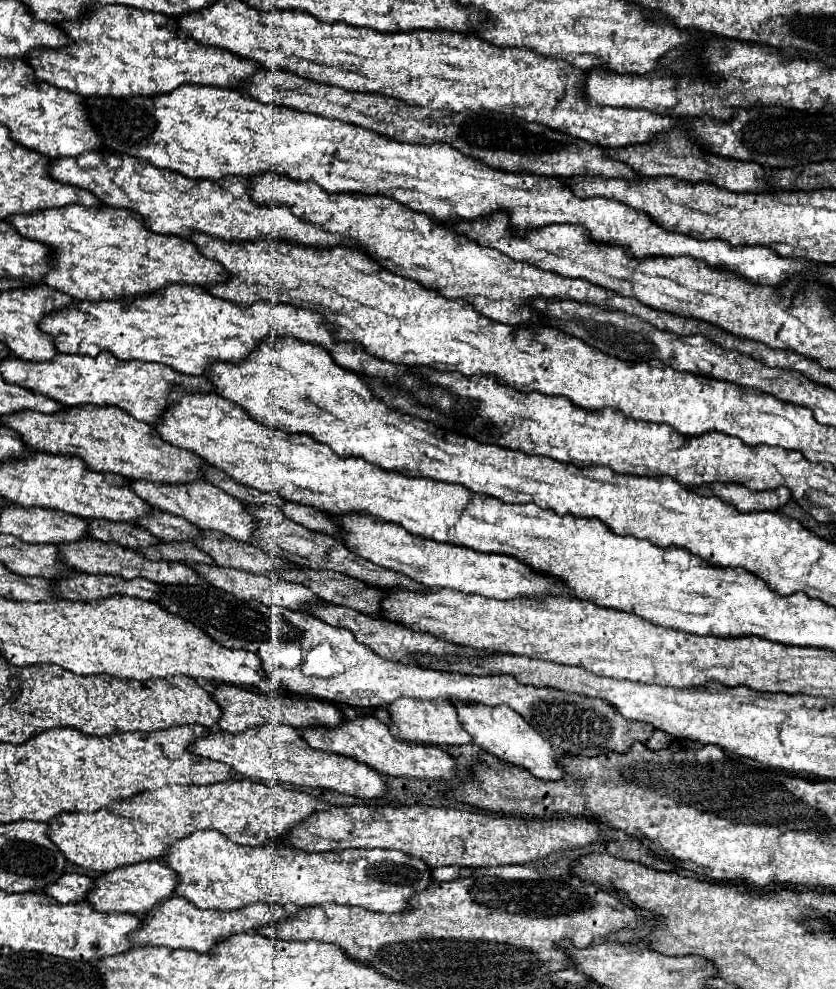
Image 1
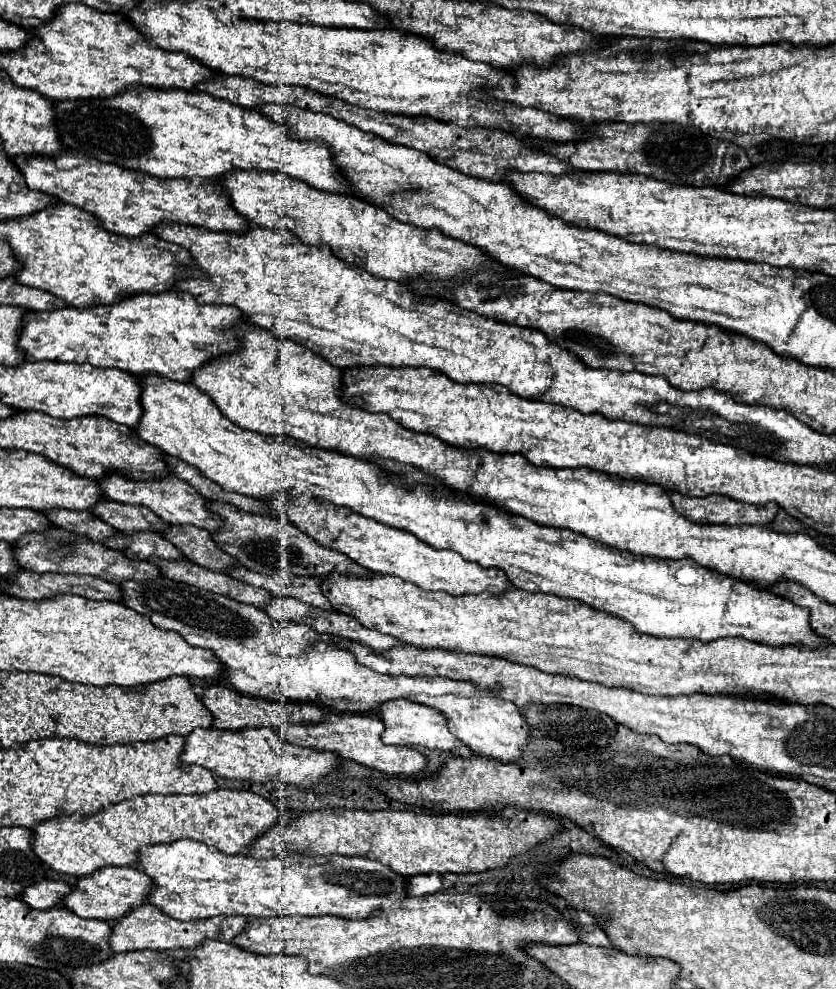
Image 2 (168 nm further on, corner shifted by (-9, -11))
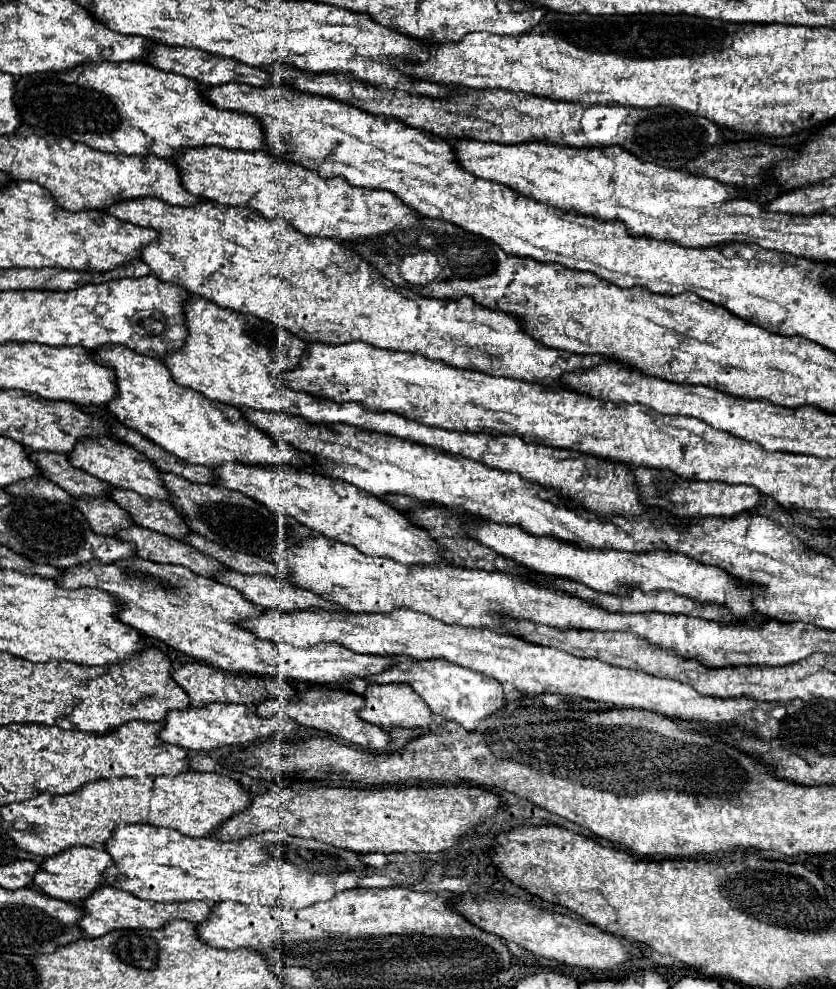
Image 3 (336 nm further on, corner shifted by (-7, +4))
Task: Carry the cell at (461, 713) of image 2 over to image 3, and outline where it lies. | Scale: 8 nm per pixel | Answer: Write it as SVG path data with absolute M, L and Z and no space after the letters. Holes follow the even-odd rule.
M405 656L393 658L397 660L397 668L389 668L389 672L381 672L381 676L373 676L377 684L381 682L397 682L397 684L409 684L425 702L427 706L443 716L445 720L453 720L465 730L473 732L485 718L495 714L505 704L505 692L503 686L487 676L481 676L479 672L465 670L457 664L449 664L445 660L405 660Z

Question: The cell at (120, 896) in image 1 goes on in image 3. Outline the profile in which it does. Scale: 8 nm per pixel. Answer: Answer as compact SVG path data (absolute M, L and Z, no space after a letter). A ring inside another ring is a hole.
M81 846L81 848L65 850L57 856L45 858L45 862L41 864L41 870L37 872L37 878L33 880L35 880L35 886L39 886L51 898L61 898L65 902L81 902L85 900L85 896L89 898L91 892L95 892L99 886L105 884L105 870L109 866L113 866L113 860L105 848Z

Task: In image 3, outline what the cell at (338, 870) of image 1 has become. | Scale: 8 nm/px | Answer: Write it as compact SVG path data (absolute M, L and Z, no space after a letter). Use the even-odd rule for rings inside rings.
M133 824L133 826L119 826L113 832L113 836L105 842L105 848L115 860L115 864L105 874L107 884L131 892L141 900L153 900L153 902L233 900L241 904L259 902L259 904L299 910L305 906L313 906L317 902L331 900L337 892L357 888L359 880L371 874L371 866L365 866L361 854L353 850L335 848L319 840L289 836L283 832L261 832L257 836L247 836L239 842L221 842L217 838L189 838L171 828Z

